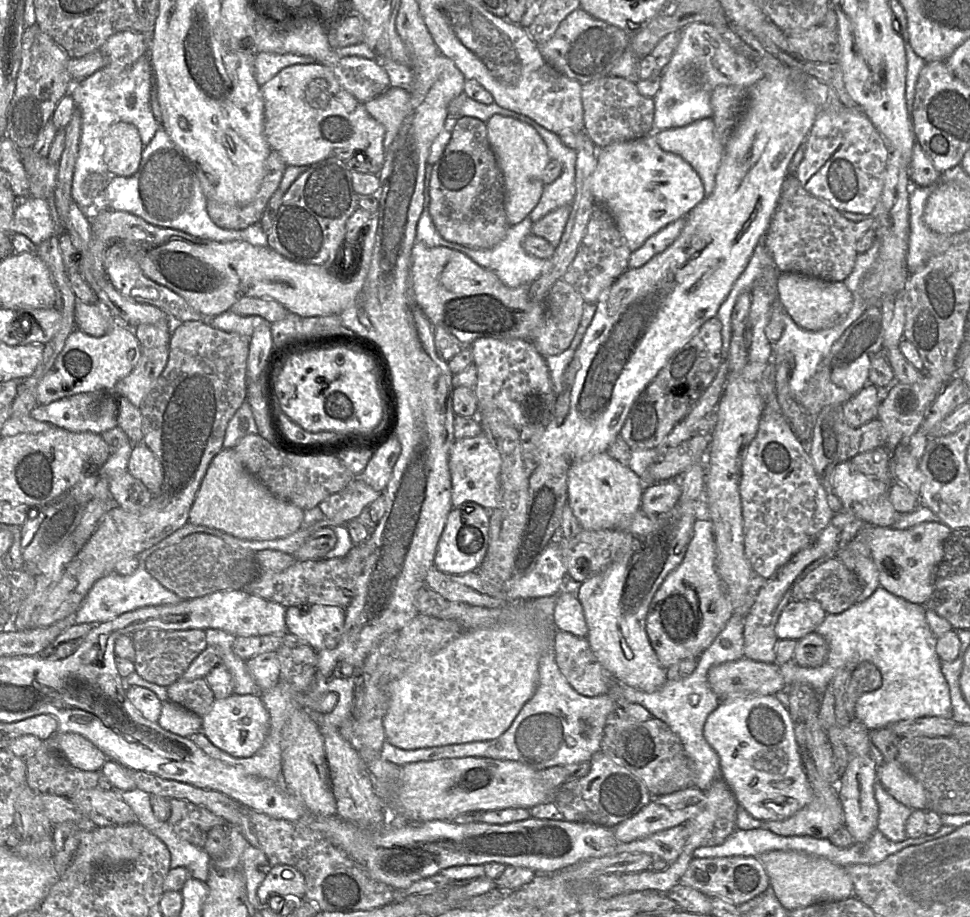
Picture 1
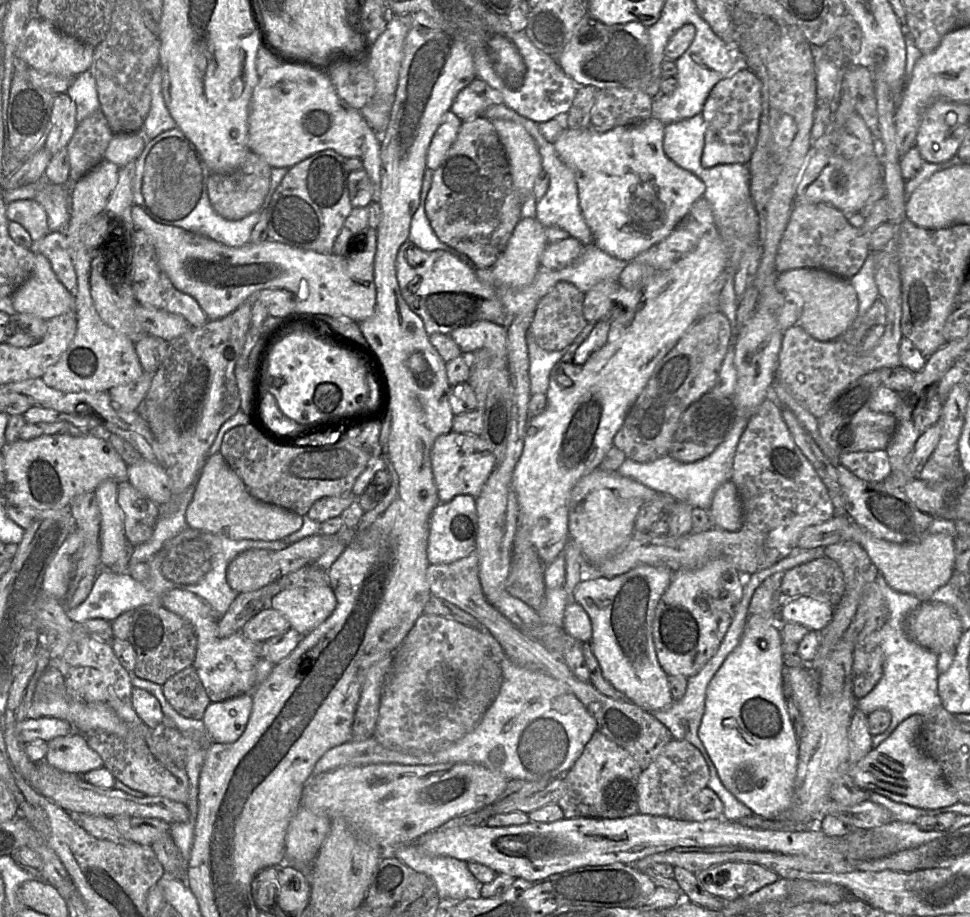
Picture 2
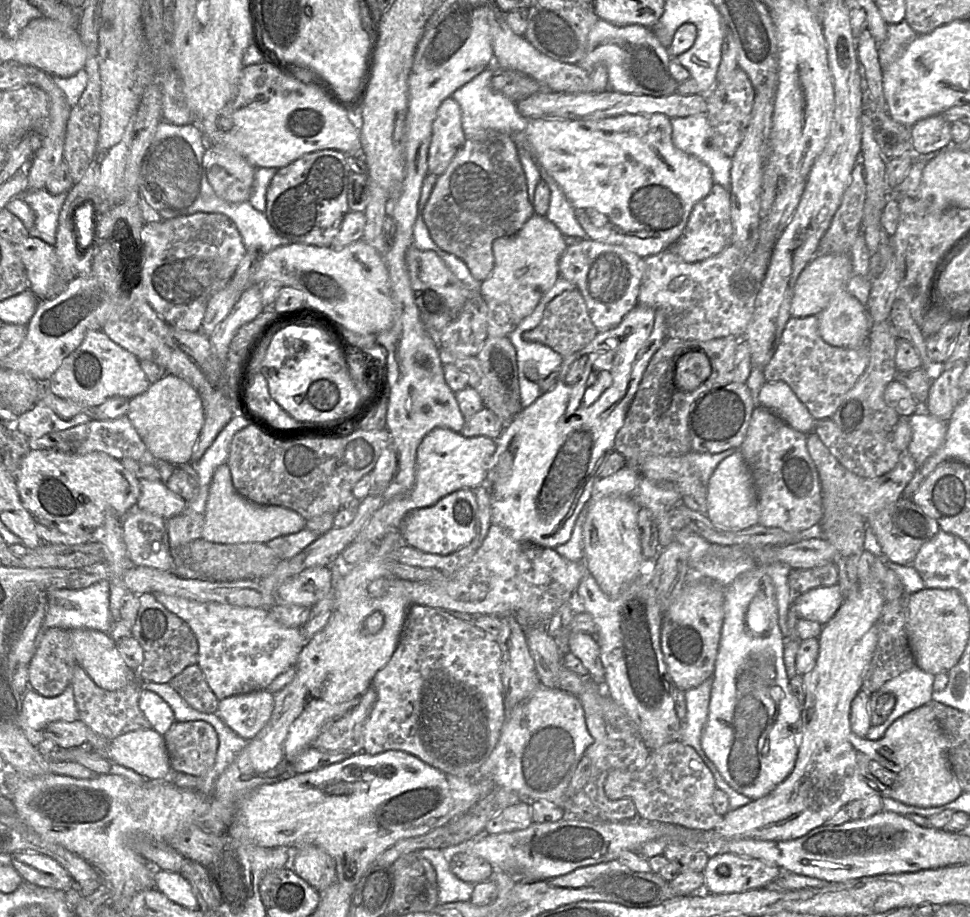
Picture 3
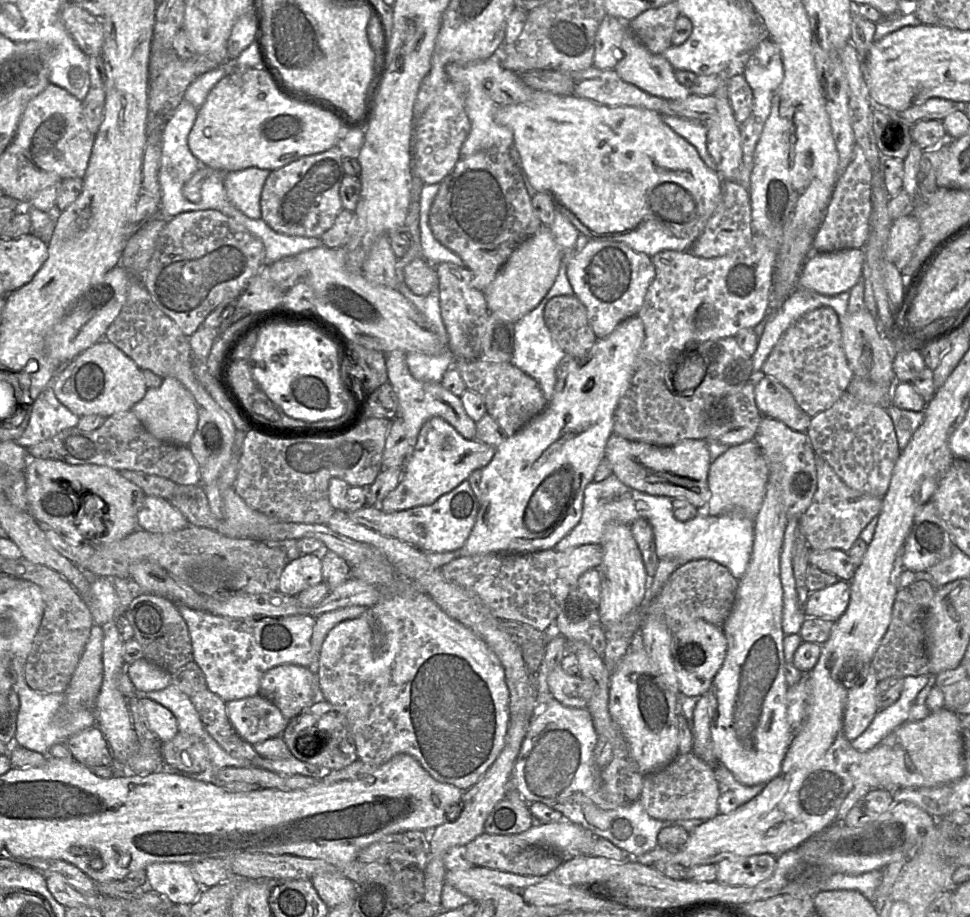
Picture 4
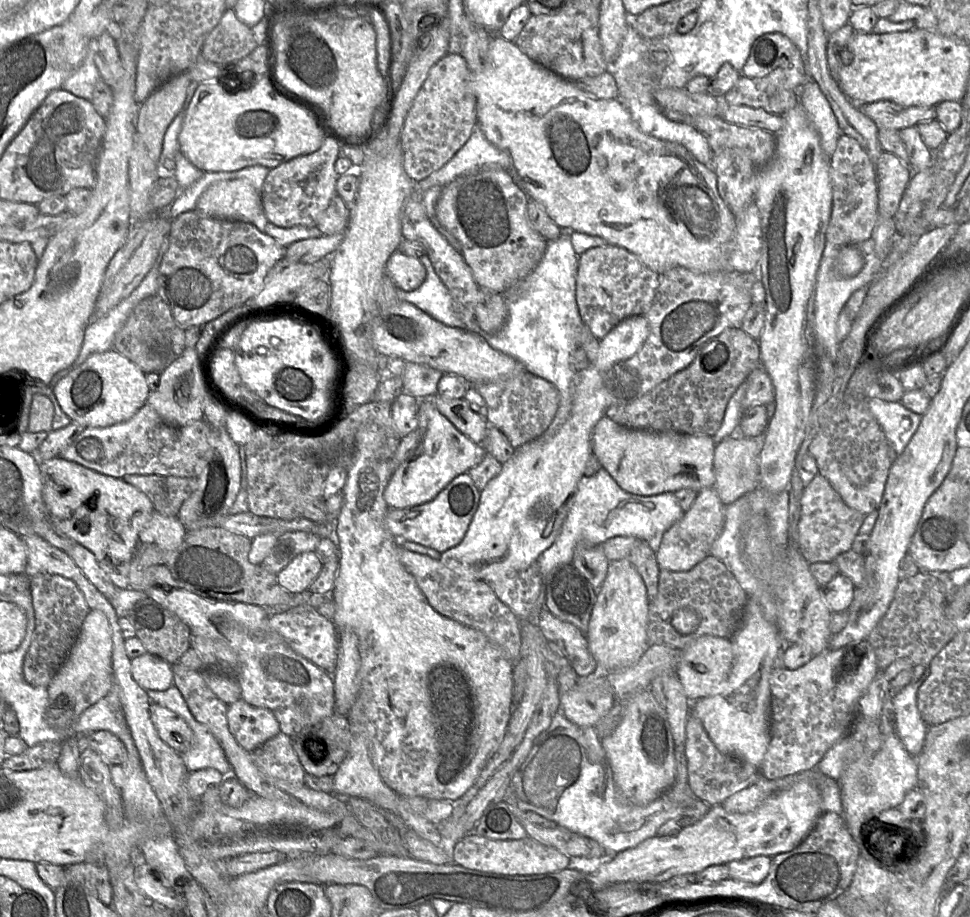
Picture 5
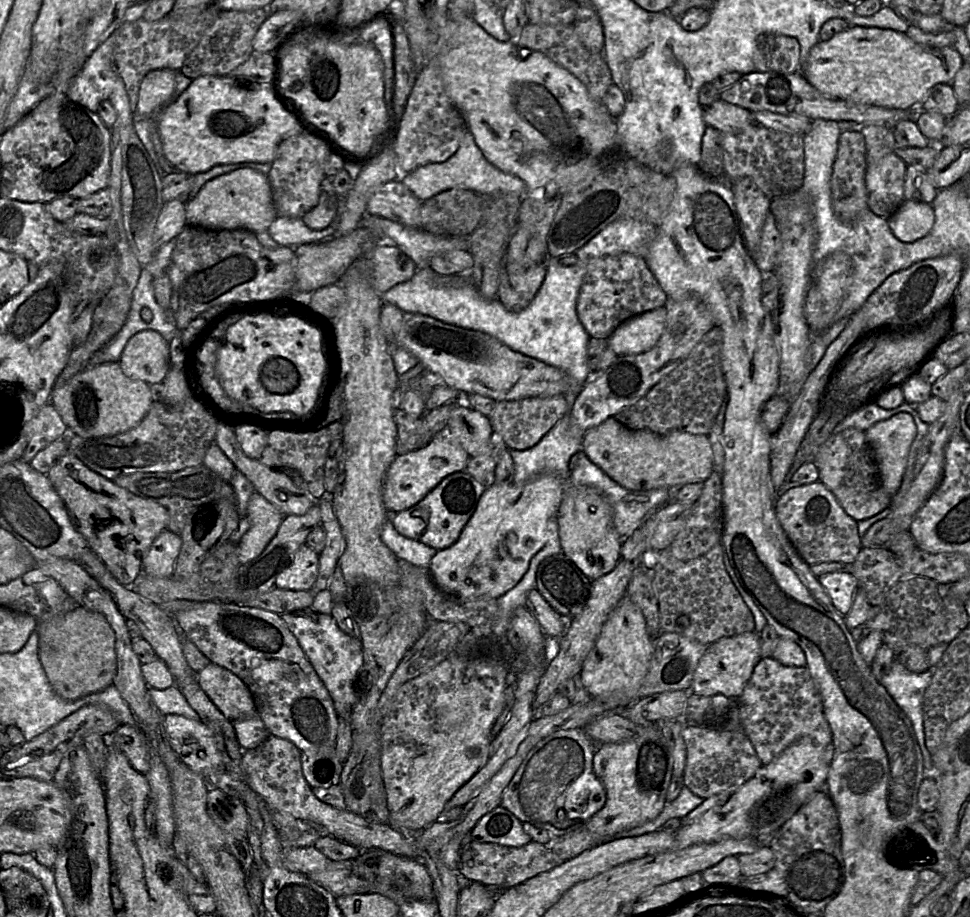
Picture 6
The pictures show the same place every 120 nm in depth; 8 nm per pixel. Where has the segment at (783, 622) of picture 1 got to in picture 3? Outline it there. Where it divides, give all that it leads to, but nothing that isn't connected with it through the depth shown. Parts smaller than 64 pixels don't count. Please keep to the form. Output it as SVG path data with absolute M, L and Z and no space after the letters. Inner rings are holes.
M838 584L814 588L794 596L793 605L797 615L822 626L832 619L844 601Z

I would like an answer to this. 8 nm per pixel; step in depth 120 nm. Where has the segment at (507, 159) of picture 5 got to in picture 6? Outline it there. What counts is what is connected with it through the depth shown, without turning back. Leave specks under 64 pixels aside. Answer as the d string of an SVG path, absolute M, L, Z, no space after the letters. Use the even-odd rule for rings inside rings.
M469 131L462 136L459 148L452 157L445 162L428 164L413 170L403 178L402 183L419 201L452 188L467 188L485 196L515 194L521 201L530 194L521 179L495 167L485 158Z

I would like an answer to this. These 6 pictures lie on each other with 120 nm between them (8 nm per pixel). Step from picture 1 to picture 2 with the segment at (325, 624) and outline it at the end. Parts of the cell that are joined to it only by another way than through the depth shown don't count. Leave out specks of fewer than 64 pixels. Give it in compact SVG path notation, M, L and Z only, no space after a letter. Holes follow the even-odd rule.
M330 585L281 590L270 607L279 611L291 628L302 636L323 623L335 610L336 597Z

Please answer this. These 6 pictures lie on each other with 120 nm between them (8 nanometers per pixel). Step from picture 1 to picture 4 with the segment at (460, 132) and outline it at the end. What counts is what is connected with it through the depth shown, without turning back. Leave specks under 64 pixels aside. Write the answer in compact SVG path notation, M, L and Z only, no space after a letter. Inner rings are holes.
M491 147L475 152L469 156L461 157L455 164L452 171L440 183L439 191L432 203L429 214L429 223L435 238L445 247L456 253L465 266L471 271L473 277L473 285L482 292L492 283L497 273L506 263L512 252L527 238L532 236L541 226L539 218L536 216L532 205L531 197L528 195L519 168L510 156L510 149L504 147Z

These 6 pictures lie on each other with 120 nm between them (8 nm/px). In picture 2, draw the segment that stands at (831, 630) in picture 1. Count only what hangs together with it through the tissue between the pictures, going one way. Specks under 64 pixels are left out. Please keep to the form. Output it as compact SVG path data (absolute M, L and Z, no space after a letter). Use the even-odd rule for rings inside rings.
M878 577L877 584L888 606L887 620L880 629L880 643L884 653L883 674L874 689L857 701L857 708L866 715L878 709L886 709L891 713L891 721L883 733L872 736L873 747L884 741L909 716L924 716L941 706L938 694L938 655L914 642L905 629L906 617L921 601L912 594L893 590L881 577Z

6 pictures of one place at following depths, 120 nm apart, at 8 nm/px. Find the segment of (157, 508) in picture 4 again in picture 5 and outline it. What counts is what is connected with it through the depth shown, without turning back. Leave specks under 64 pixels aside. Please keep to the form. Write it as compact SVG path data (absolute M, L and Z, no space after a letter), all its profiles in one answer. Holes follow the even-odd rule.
M154 512L148 523L140 532L140 542L156 544L166 549L176 549L188 531L180 519Z

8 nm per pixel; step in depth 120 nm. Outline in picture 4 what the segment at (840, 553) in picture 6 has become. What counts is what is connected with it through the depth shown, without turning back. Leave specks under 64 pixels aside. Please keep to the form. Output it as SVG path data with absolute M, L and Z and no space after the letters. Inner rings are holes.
M815 454L814 461L817 488L810 506L800 517L800 527L811 550L839 549L847 552L866 525L878 517L882 498L848 487L819 455Z

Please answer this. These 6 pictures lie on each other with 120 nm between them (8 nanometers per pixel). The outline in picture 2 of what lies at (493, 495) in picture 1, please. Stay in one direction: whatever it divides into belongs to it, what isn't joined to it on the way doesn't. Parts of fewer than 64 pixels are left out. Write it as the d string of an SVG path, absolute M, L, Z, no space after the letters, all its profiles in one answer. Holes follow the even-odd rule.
M450 431L439 435L432 446L431 466L440 502L467 494L478 497L483 485L497 466L495 455L481 435Z

